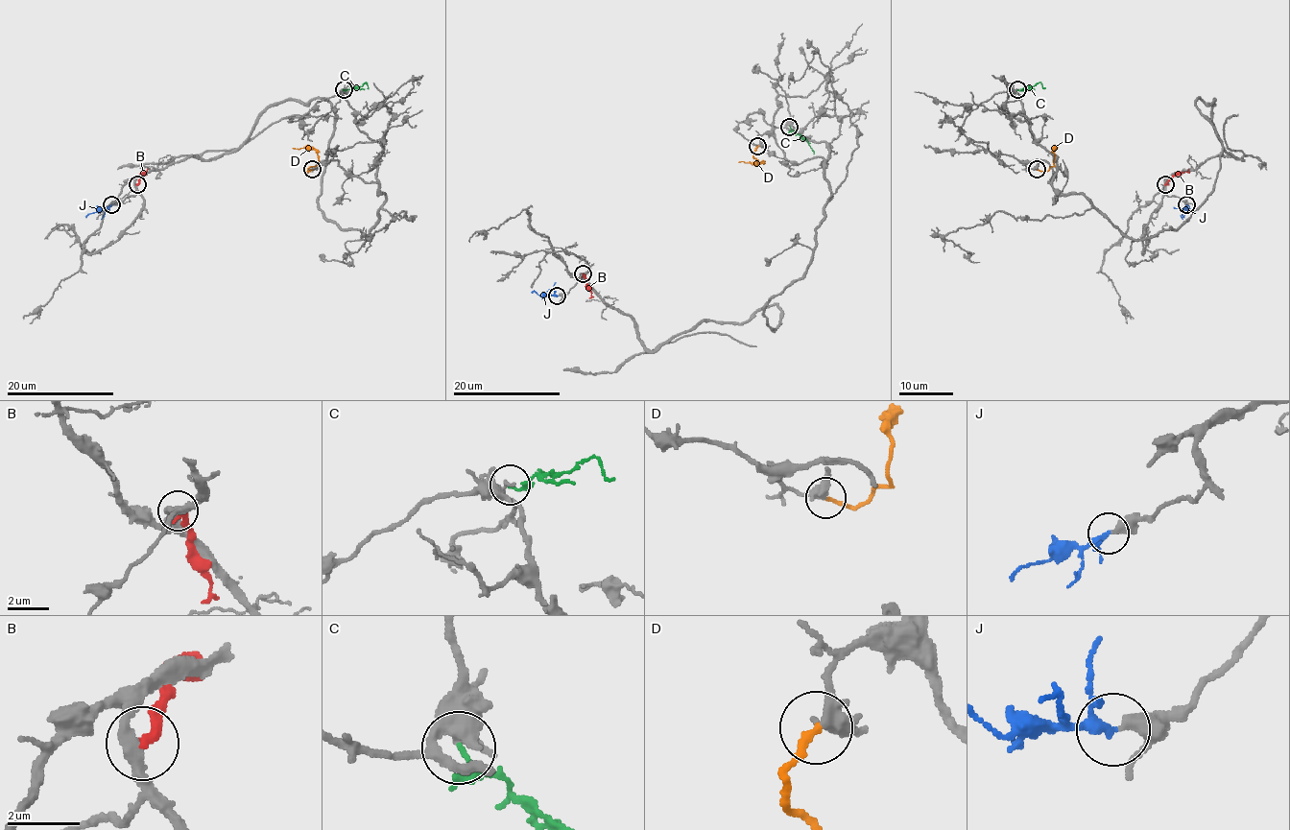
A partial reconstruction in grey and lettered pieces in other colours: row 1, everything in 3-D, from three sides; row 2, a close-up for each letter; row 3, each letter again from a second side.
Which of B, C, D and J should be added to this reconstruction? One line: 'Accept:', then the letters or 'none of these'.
Accept: D, J

